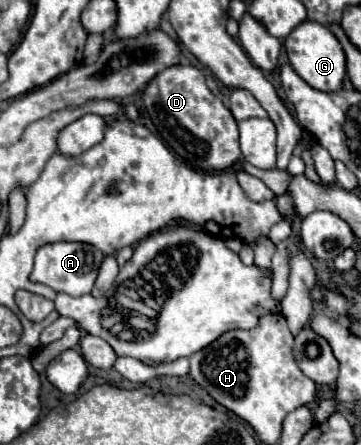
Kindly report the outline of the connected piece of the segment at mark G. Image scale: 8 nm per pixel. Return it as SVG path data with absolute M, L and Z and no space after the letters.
M305 21L293 29L293 33L285 39L285 49L289 55L291 67L313 87L319 91L337 91L343 87L345 79L345 51L337 37L325 25L317 25L315 21Z

